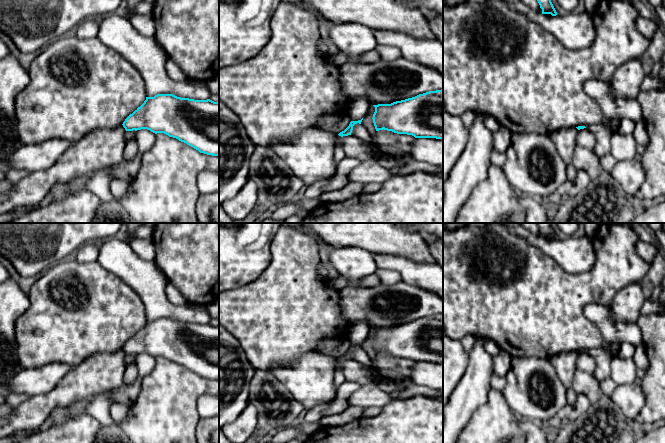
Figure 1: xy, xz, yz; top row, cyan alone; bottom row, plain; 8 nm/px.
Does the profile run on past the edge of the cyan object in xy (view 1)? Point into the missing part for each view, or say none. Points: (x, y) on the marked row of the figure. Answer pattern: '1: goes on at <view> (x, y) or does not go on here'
1: does not go on here

